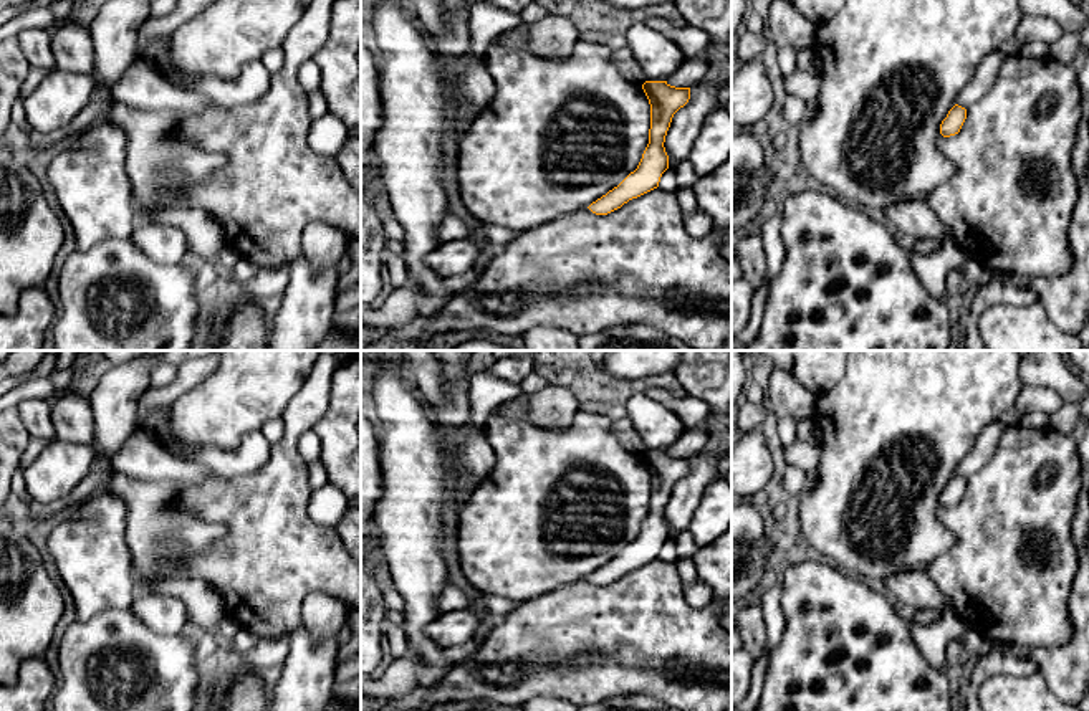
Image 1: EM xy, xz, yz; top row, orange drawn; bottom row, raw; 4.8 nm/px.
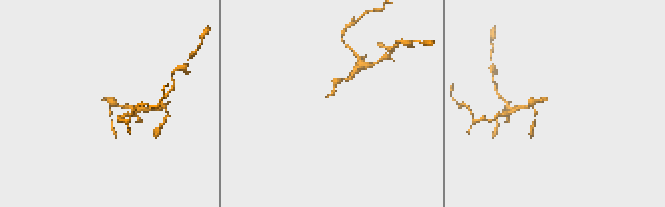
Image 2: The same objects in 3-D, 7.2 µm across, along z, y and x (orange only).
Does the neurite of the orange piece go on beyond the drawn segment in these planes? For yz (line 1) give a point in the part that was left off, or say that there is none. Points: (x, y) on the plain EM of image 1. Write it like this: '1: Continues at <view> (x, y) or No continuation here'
1: No continuation here

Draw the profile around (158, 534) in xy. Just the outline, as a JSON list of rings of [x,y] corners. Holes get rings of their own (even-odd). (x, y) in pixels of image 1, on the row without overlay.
[[[118,471],[106,491],[126,504],[126,546],[132,561],[136,594],[166,579],[184,579],[179,564],[187,554],[207,551],[225,534],[177,506],[180,483],[141,481]]]

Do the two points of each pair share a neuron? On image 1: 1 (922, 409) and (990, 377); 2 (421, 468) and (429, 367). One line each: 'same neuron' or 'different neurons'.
1: same neuron
2: different neurons

